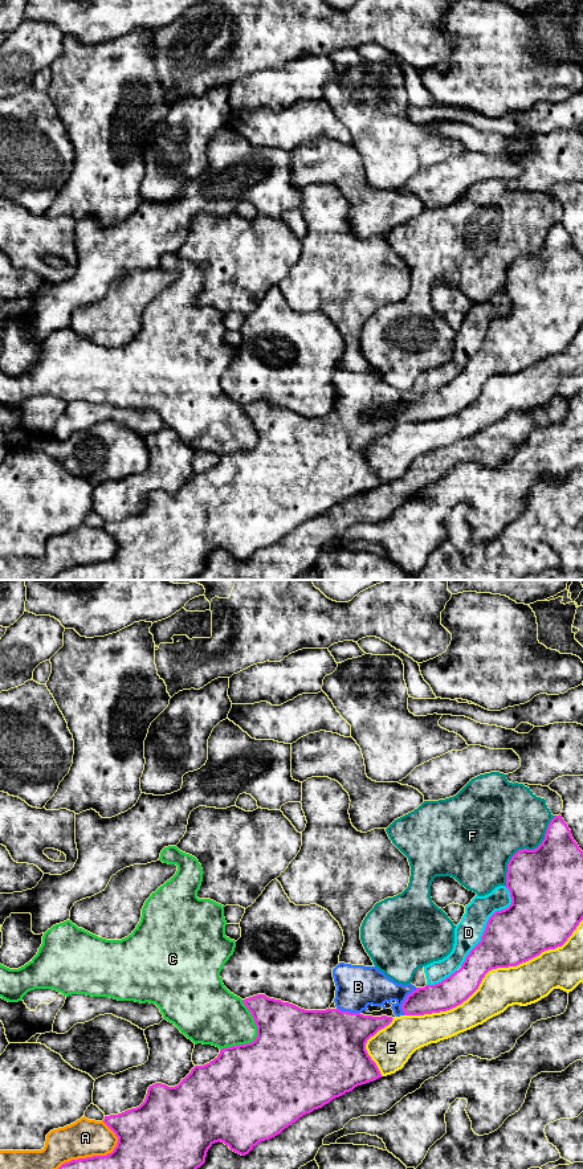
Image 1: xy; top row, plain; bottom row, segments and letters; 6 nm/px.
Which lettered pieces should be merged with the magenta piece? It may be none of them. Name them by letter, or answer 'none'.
B

